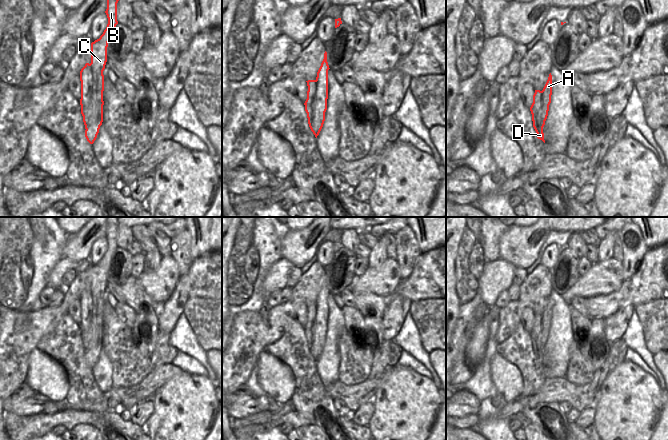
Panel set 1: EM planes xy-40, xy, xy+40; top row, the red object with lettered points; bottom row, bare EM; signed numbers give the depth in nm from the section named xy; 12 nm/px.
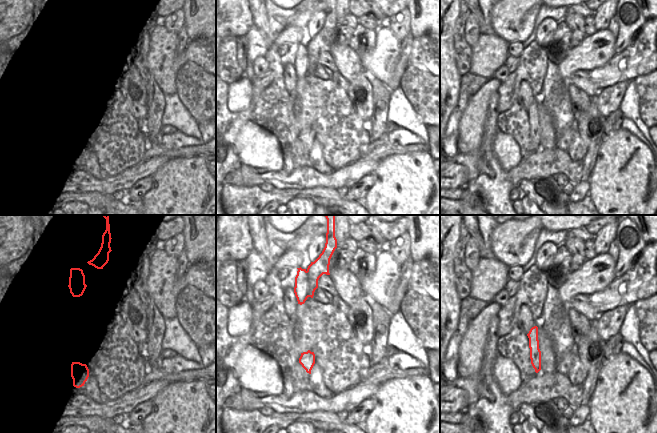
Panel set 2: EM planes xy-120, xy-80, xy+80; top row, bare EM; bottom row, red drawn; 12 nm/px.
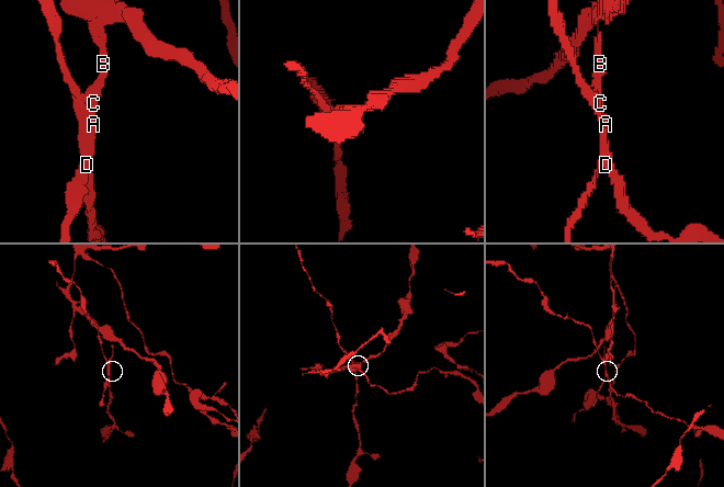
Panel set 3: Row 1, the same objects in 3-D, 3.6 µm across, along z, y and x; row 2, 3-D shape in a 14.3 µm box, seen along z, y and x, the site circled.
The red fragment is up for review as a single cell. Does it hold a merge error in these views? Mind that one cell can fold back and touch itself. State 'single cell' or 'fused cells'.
fused cells

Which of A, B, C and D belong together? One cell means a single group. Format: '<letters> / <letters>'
A B C / D

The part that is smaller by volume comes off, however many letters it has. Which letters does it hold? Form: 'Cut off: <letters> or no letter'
Cut off: D

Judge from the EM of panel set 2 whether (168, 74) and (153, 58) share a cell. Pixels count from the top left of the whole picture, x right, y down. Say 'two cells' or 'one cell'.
one cell

